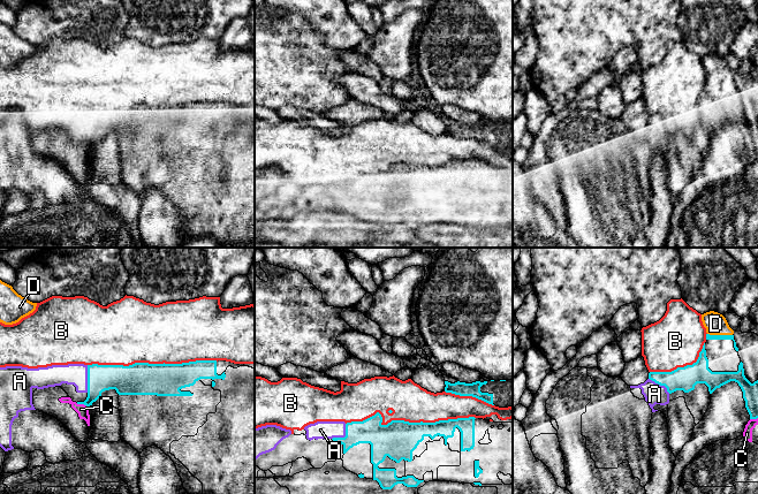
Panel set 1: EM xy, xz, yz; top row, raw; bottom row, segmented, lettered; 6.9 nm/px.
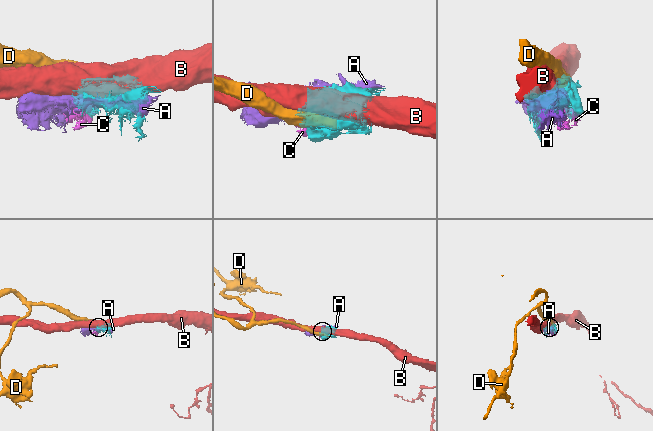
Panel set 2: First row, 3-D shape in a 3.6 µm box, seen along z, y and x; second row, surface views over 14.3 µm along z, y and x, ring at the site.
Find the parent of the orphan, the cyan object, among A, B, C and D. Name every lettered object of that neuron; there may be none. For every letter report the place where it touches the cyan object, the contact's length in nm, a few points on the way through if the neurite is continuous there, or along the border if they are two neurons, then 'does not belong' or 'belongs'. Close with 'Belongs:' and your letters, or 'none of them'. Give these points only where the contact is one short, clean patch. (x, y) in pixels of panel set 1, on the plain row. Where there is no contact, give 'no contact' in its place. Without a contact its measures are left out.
A: meets cyan in xy at (88, 121); contact 190 nm long; does not belong
B: meets cyan in xz at (407, 164); contact 900 nm long; does not belong
C: meets cyan in xy at (82, 145); contact 90 nm long; does not belong
D: meets cyan in yz at (720, 77); contact 180 nm long; belongs
Belongs: D

